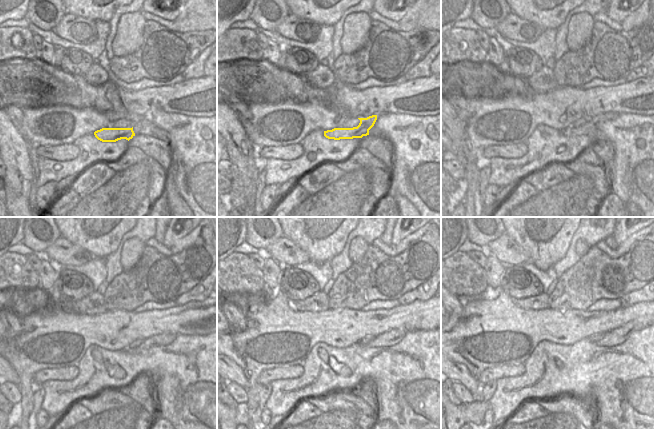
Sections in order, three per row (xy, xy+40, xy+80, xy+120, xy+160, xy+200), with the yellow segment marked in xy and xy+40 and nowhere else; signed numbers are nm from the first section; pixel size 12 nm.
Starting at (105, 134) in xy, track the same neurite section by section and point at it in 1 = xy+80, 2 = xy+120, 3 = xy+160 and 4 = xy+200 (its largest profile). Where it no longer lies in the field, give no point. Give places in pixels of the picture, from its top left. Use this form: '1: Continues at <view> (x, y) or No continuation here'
1: Continues at xy+80 (589, 126)
2: Continues at xy+120 (164, 339)
3: Continues at xy+160 (392, 337)
4: Continues at xy+200 (618, 336).

